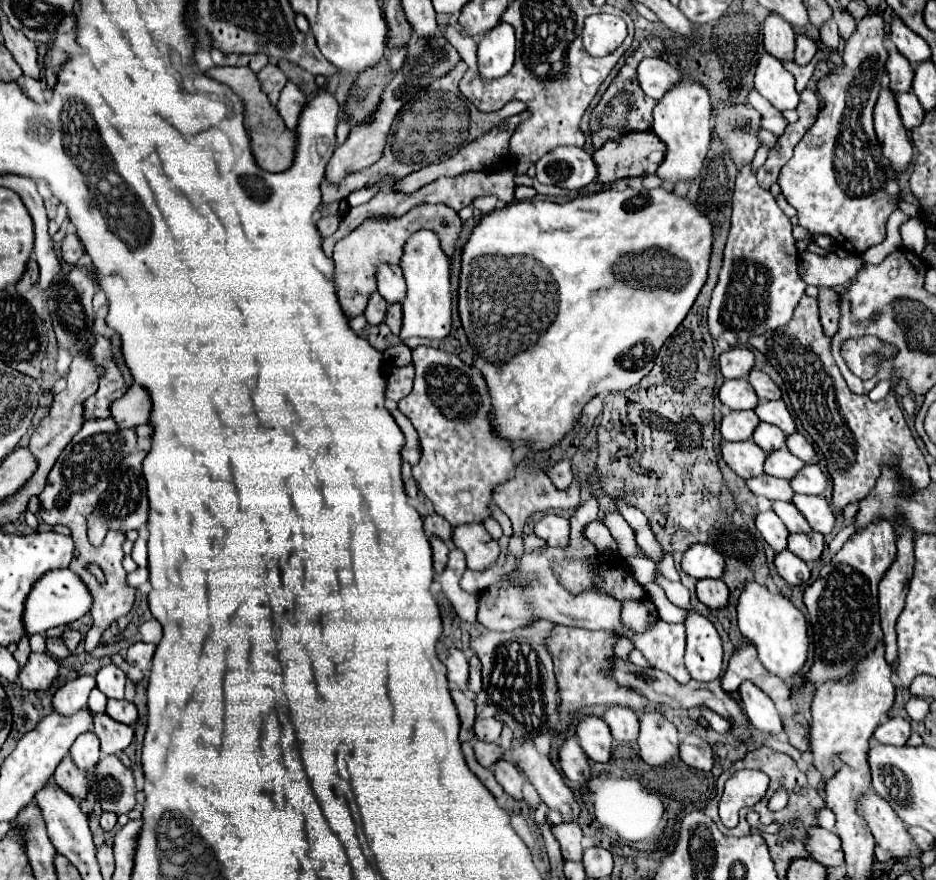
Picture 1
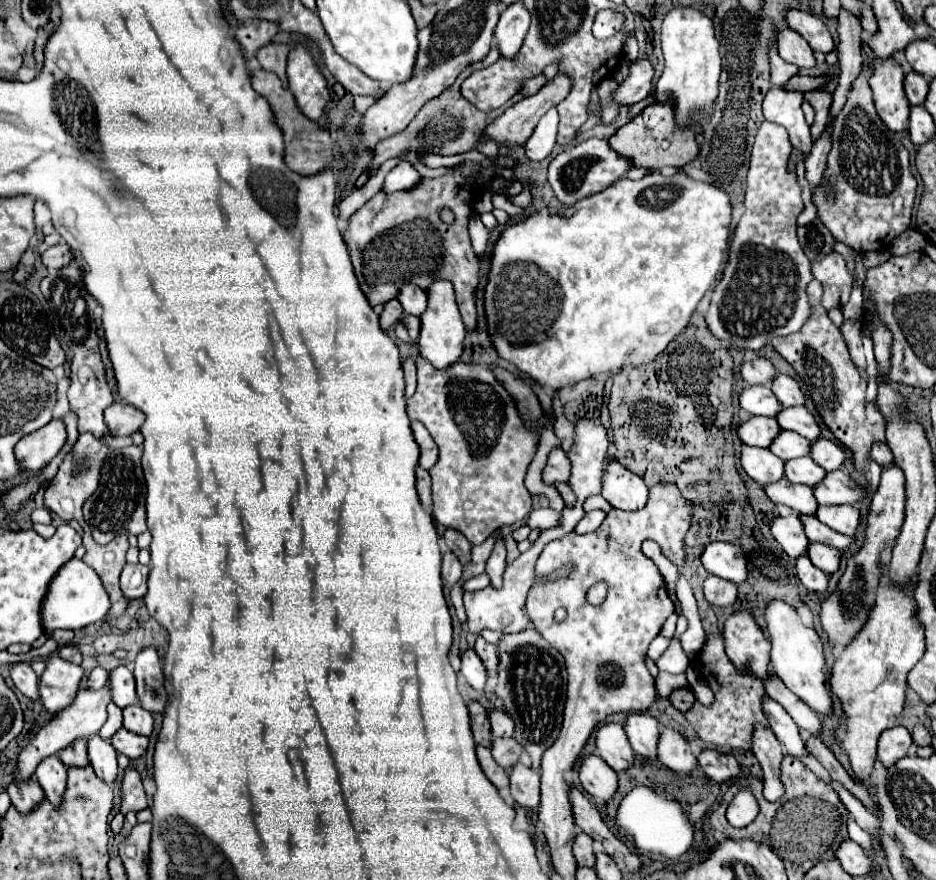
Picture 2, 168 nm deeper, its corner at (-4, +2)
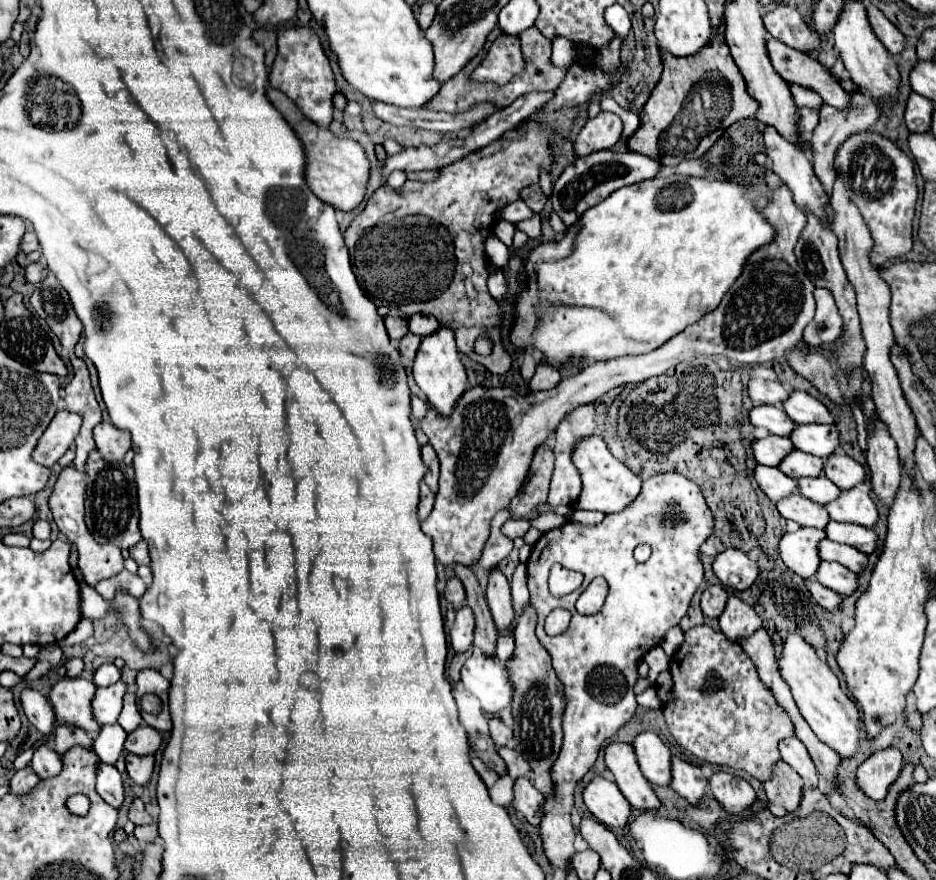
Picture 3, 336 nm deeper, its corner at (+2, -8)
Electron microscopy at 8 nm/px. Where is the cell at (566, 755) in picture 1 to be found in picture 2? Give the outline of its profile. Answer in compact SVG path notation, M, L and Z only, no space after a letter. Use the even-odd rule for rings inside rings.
M587 755L581 761L579 779L583 789L601 803L609 801L617 791L617 773L597 755Z

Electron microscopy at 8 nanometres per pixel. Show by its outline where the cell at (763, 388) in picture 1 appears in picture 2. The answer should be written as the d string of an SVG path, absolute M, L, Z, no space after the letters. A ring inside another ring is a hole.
M775 375L775 381L771 381L771 391L773 391L773 395L779 399L779 403L783 407L803 405L805 403L797 381L787 377L787 375Z

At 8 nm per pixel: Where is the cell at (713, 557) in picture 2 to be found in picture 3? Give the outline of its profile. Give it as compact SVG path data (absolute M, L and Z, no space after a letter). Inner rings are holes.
M725 549L719 553L713 563L713 571L723 585L737 591L749 589L759 575L757 563L751 561L749 555L741 549Z

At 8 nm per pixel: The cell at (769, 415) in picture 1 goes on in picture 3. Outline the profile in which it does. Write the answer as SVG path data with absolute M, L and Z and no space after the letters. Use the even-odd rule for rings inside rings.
M797 425L797 429L791 433L791 441L795 449L821 459L831 457L841 445L835 425Z

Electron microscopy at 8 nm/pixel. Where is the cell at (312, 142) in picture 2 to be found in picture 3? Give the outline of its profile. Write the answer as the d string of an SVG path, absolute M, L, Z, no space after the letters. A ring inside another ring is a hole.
M269 87L267 97L283 113L287 123L295 129L295 133L303 141L305 153L309 157L305 175L307 175L307 183L309 183L311 191L321 201L325 201L327 205L331 205L331 207L335 207L339 211L345 211L345 213L355 211L363 203L367 181L369 181L369 173L371 173L371 165L369 165L365 149L353 139L337 139L327 127L313 125L313 121L309 121L301 113L301 109L297 109L297 105L293 101L289 101L289 97L285 93Z

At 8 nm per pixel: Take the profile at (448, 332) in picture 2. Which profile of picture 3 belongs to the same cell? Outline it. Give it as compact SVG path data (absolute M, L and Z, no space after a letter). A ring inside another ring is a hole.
M441 327L437 333L425 337L421 341L421 347L417 351L415 363L413 363L413 377L417 381L417 385L421 387L421 391L427 397L427 403L437 409L439 415L447 415L453 413L453 405L457 405L457 397L461 397L461 393L465 393L467 385L467 373L465 367L459 359L459 353L455 349L455 335L451 333L451 329Z

